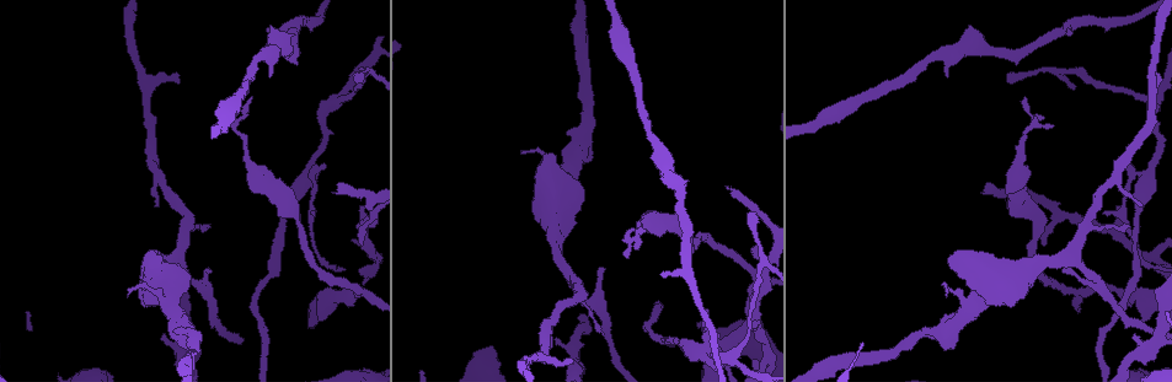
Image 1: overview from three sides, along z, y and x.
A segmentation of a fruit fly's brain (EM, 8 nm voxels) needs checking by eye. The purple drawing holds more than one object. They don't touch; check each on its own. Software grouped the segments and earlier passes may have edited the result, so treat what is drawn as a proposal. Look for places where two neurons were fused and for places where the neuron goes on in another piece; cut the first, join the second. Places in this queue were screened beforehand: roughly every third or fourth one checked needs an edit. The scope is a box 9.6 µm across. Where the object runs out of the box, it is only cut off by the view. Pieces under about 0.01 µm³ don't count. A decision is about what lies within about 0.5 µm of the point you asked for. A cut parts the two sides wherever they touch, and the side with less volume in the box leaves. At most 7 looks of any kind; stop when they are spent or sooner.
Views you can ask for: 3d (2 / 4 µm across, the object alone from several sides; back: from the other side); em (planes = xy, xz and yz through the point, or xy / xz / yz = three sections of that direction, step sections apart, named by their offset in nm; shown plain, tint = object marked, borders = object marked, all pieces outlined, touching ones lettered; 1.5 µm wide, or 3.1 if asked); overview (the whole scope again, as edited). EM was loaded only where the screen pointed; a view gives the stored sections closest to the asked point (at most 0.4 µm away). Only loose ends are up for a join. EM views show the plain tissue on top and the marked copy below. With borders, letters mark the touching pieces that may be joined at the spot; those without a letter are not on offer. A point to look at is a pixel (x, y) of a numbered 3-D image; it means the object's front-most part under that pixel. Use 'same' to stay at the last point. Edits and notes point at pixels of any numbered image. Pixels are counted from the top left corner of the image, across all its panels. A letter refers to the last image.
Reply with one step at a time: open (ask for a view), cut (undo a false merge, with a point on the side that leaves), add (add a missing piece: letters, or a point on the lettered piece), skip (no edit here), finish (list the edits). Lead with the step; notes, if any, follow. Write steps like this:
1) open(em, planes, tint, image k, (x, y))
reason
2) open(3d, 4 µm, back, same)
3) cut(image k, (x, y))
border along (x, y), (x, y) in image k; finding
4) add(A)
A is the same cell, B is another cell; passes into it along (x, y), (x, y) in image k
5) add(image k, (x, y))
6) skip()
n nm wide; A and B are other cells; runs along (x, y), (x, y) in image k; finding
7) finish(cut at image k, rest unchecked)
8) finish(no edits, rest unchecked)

open(em, yz, step 4, tint, image 1, (1082, 293))
three arms meet

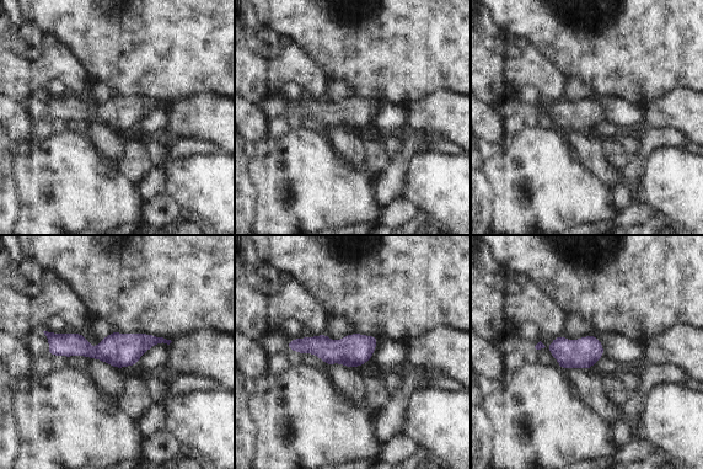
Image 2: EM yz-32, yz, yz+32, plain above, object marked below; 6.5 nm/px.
open(em, planes, borders, same)

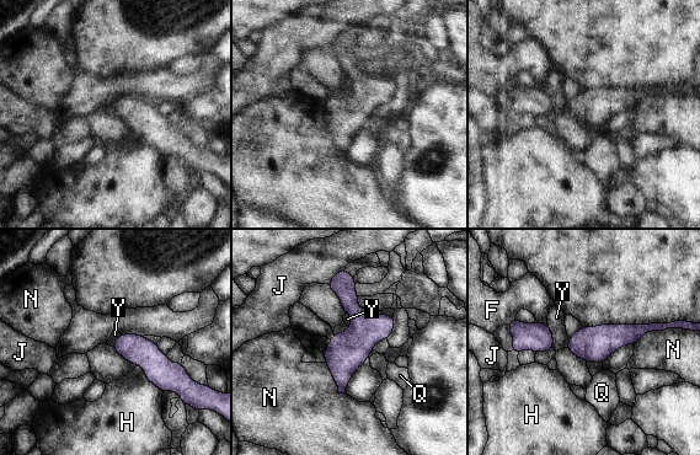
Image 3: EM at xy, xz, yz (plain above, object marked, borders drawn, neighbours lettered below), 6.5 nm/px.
skip()
F, H, J, N, Q and Y are other cells; continuous, no second neuron

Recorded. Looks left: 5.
open(3d, 2 µm, image 1, (332, 192))
branch stops here

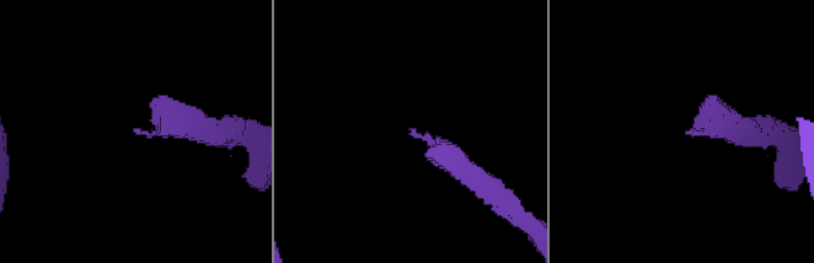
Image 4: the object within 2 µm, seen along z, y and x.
open(em, xz, step 8, borders, image 4, (690, 132))
now the EM

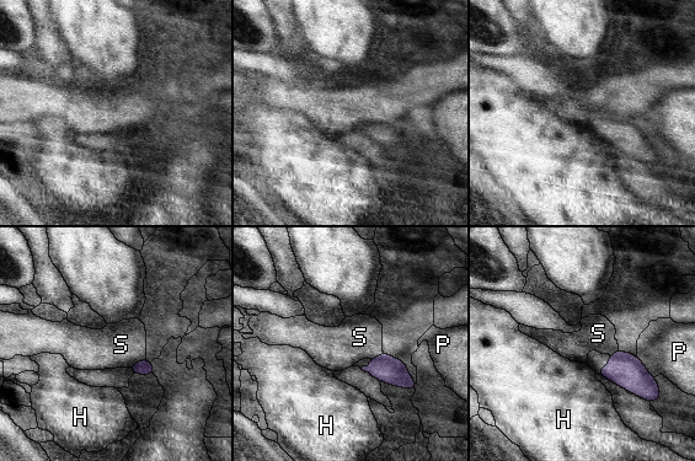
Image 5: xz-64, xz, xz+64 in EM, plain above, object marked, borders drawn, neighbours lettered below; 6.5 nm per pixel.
open(em, yz, step 4, borders, same)

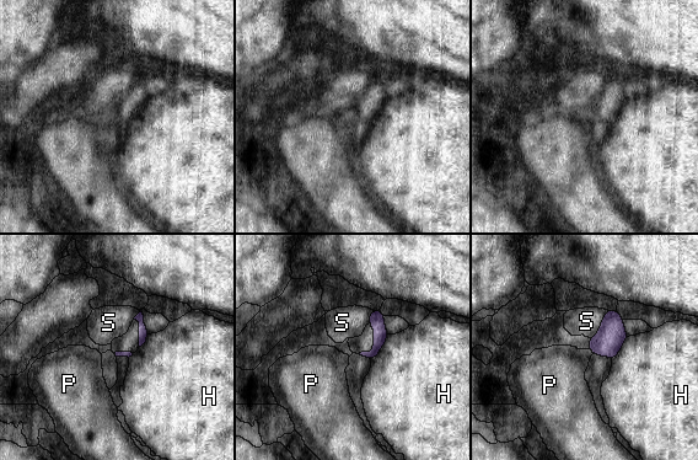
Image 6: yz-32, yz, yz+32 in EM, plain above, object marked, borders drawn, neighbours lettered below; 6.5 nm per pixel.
skip()
H, P and S are other cells; border along (390, 335), (382, 348), (370, 358) in image 6; no lettered piece goes on from it

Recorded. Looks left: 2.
open(3d, 2 µm, image 1, (754, 328))

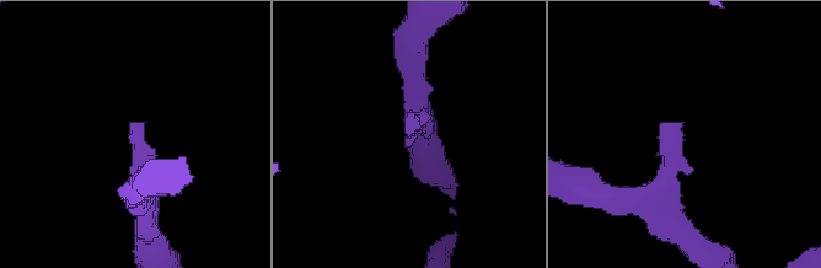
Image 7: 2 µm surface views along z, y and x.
open(em, planes, borders, image 7, (133, 124))

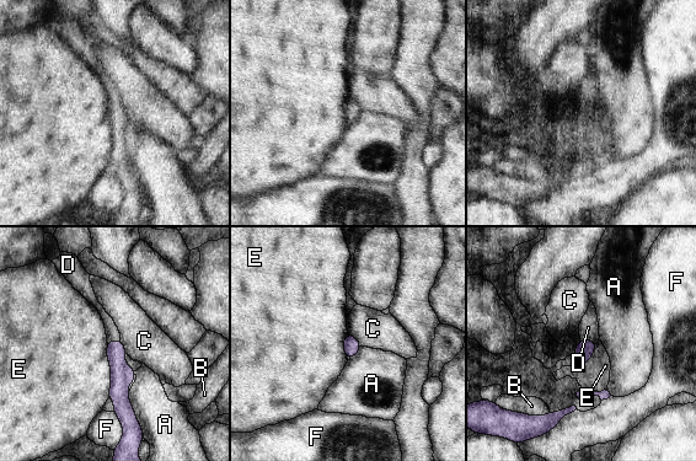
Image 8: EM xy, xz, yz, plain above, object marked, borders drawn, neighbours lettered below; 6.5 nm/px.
add(D)
E touches over 360 nm; D is the same cell, A, B, C, E and F are other cells; passes into it along (585, 349), (589, 341), (589, 326) in image 8; it goes on there

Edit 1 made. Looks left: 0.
finish(add at image 8, rest unchecked)

